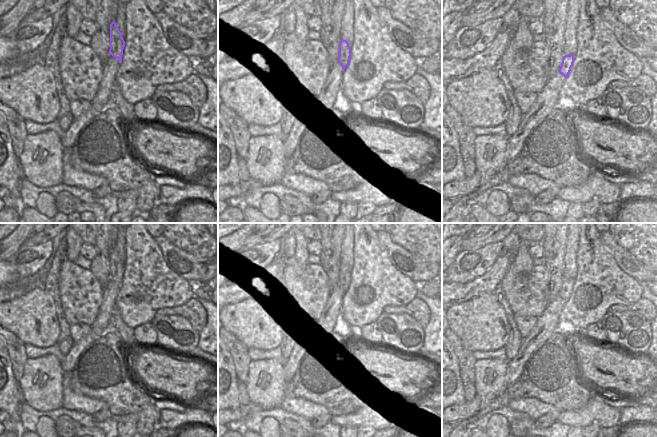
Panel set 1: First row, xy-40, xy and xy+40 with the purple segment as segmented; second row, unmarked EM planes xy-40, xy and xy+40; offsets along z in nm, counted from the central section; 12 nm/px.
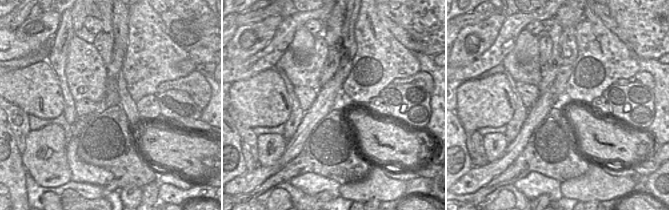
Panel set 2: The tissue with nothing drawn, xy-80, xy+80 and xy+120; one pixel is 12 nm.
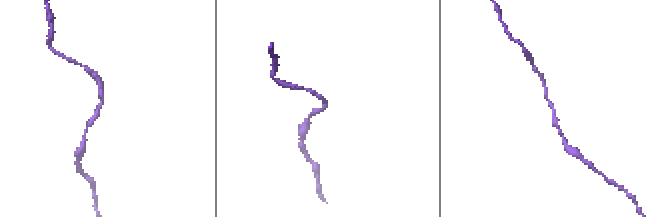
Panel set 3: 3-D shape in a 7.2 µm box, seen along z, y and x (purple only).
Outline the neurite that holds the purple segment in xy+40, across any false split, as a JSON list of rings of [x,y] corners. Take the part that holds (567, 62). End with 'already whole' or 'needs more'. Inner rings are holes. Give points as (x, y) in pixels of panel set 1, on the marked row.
[[[573,54],[565,55],[562,59],[562,63],[558,72],[562,74],[565,78],[567,78],[571,71],[573,63],[574,63],[574,55]]] | already whole

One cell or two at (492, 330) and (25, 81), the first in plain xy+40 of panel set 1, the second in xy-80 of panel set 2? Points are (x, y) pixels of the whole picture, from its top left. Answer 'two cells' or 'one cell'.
one cell

